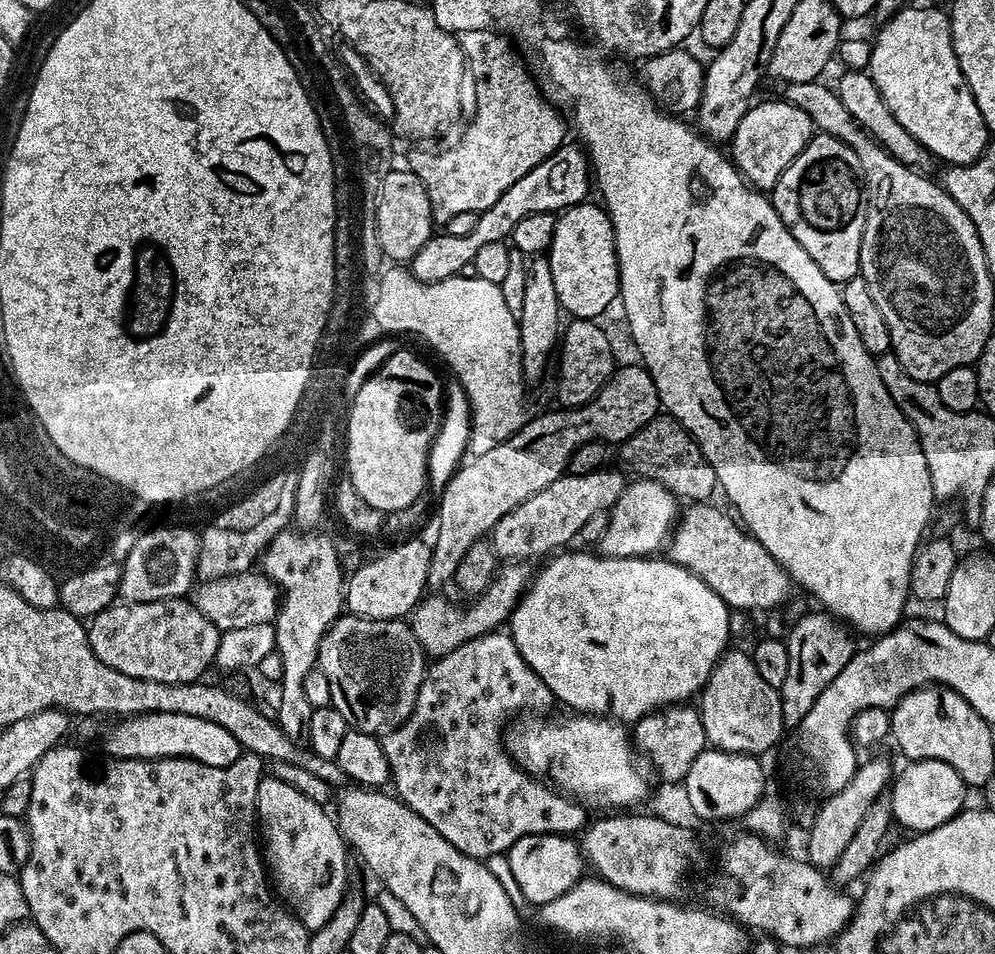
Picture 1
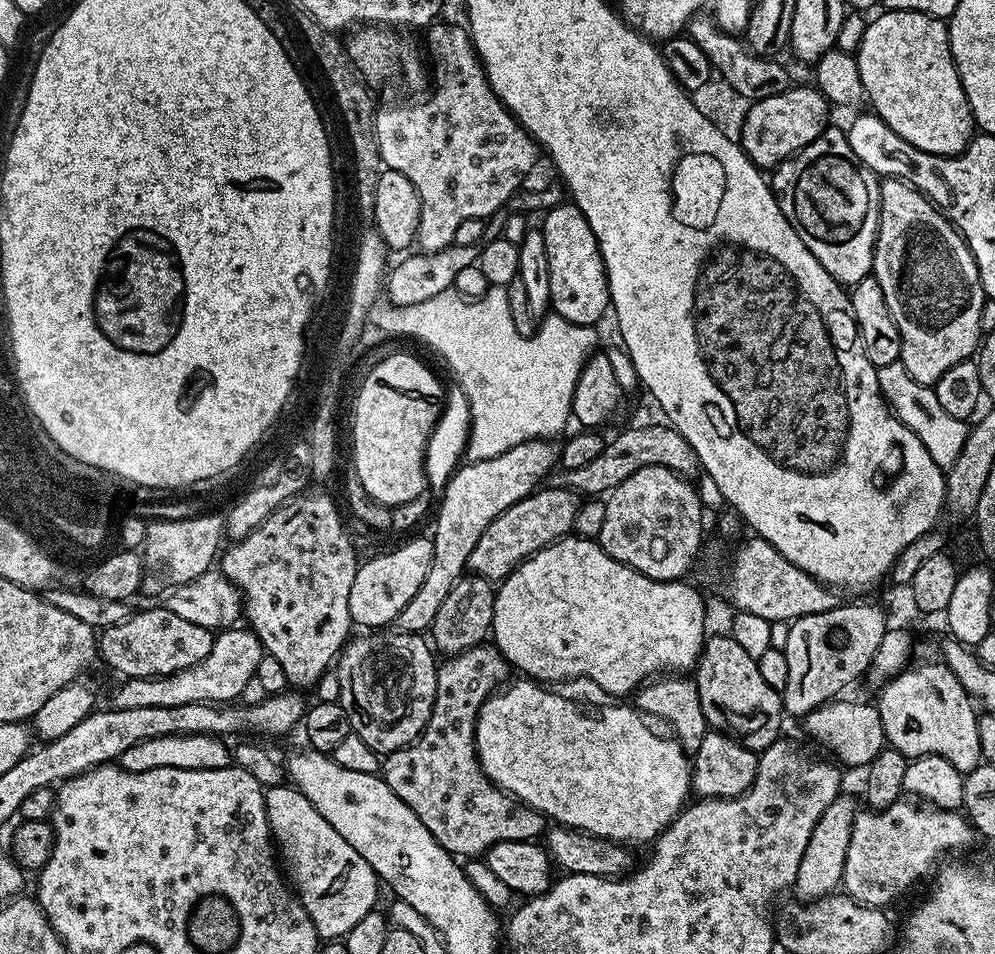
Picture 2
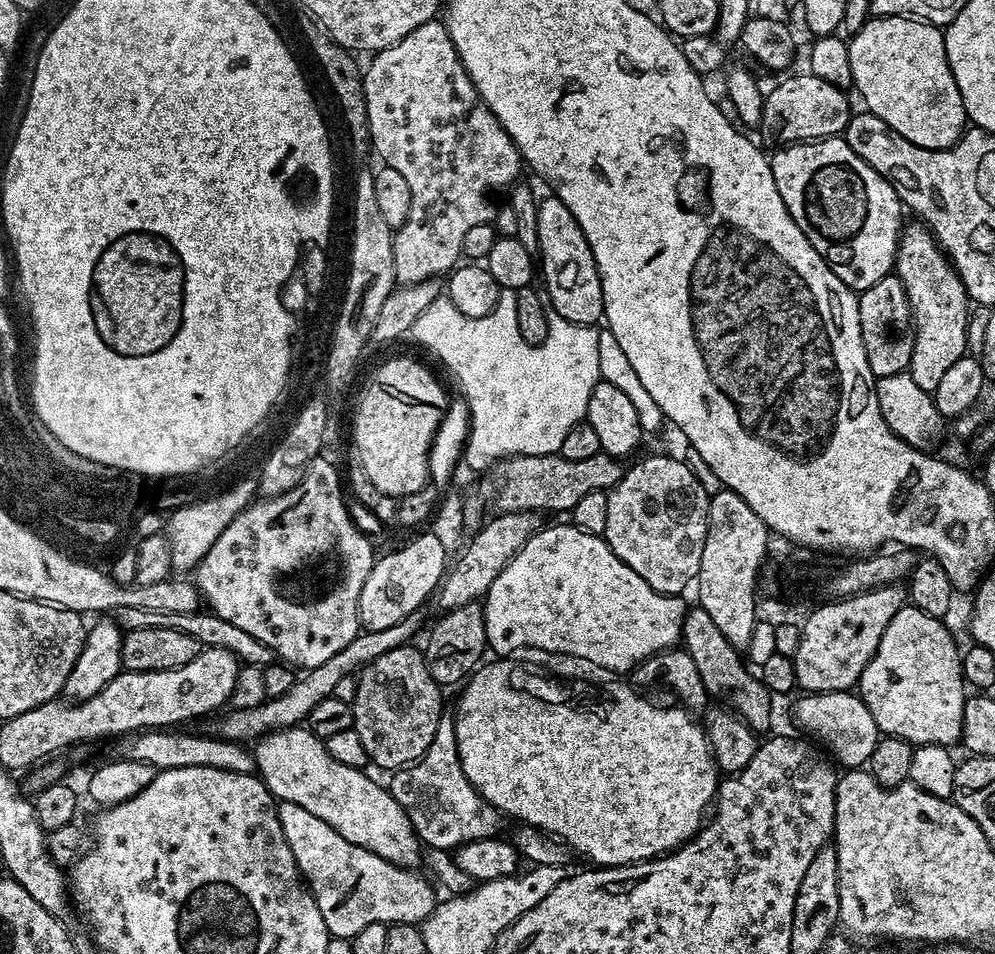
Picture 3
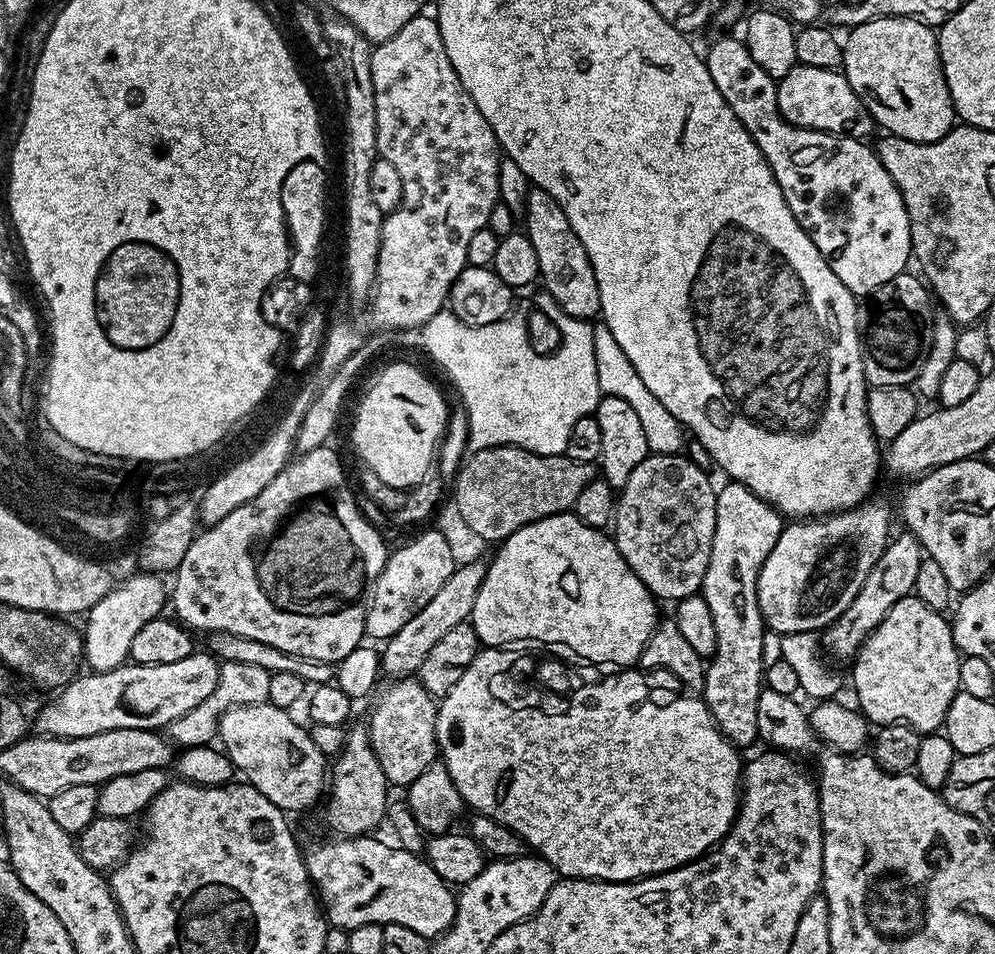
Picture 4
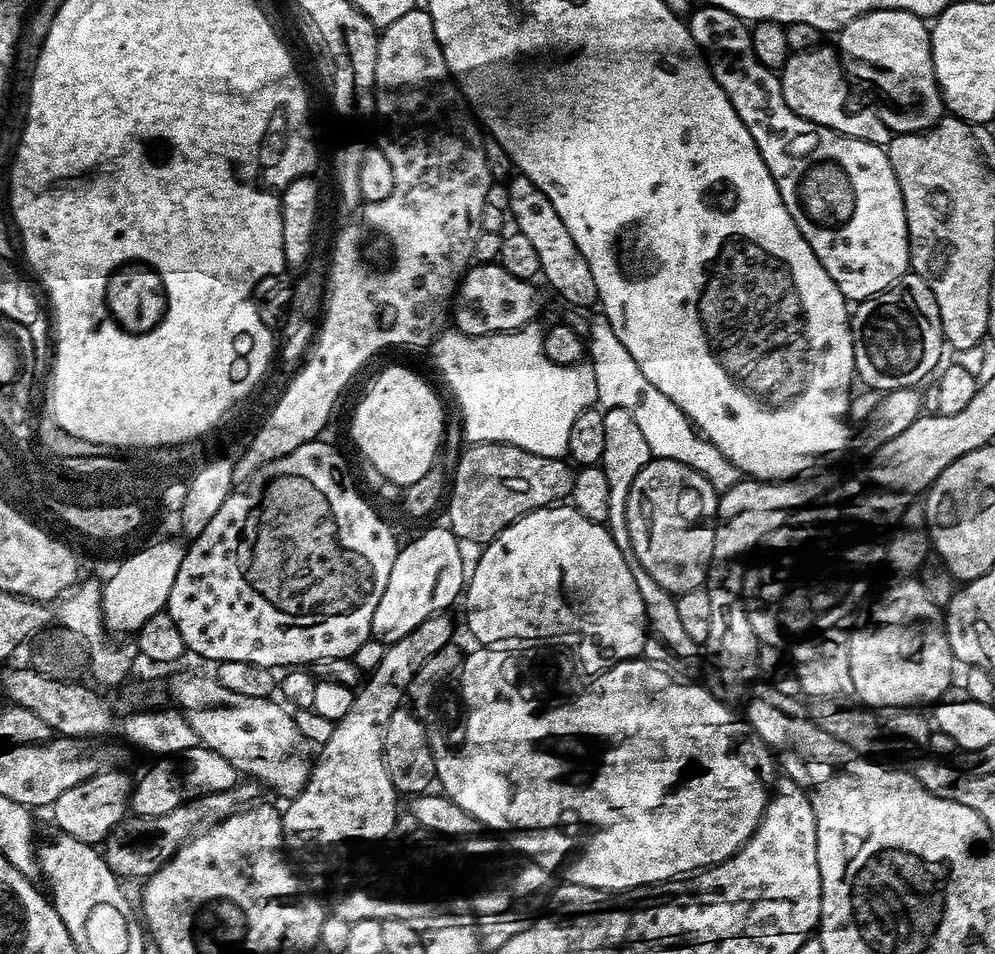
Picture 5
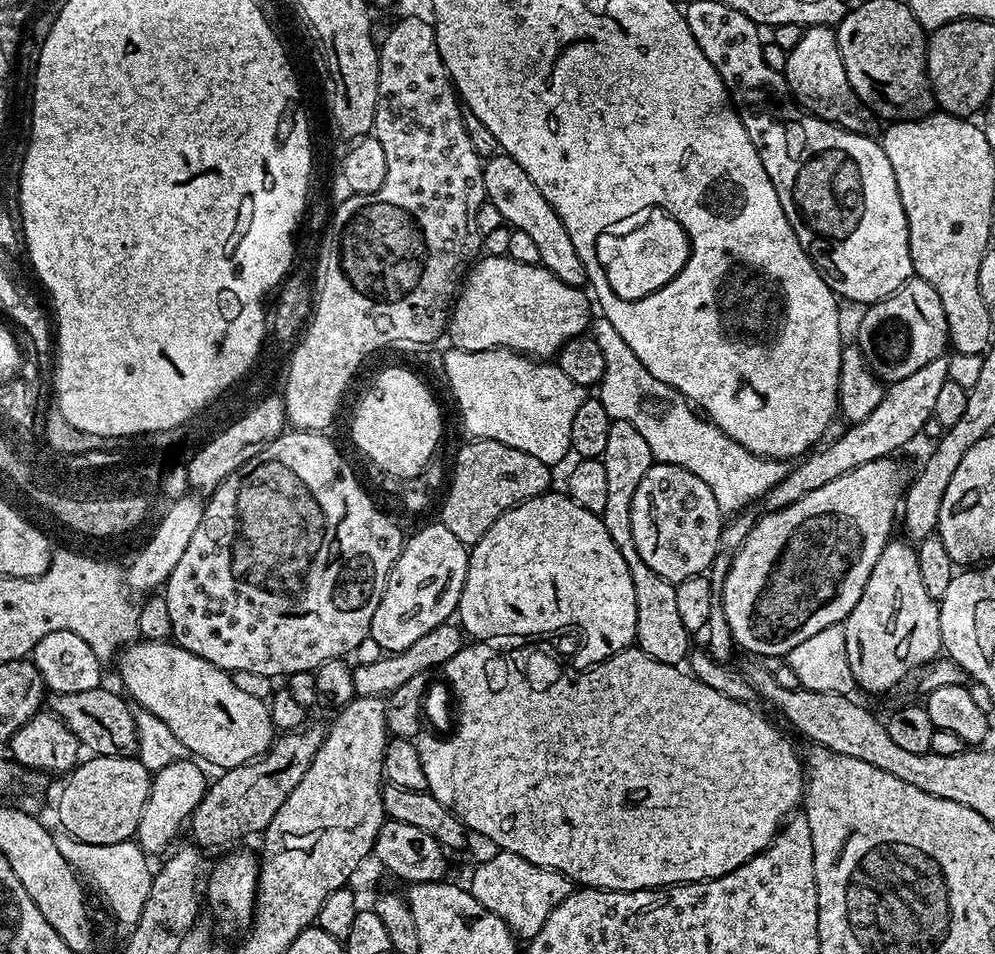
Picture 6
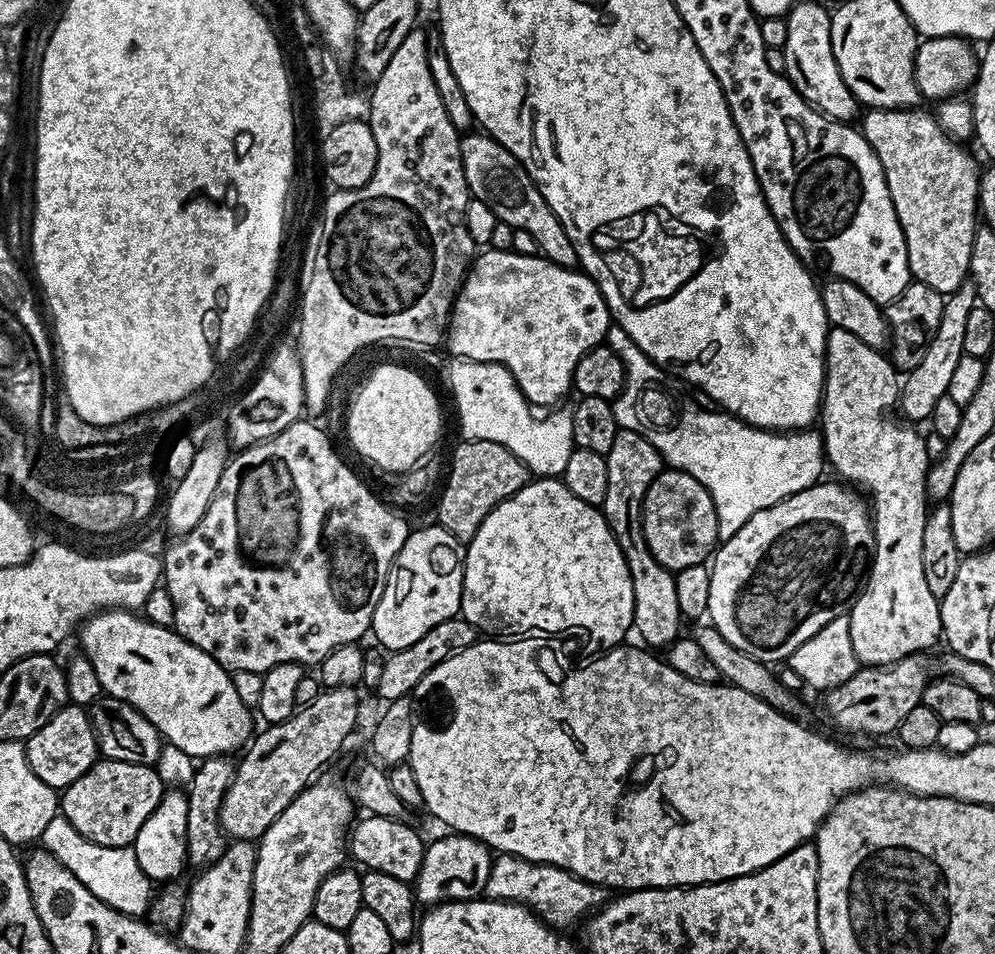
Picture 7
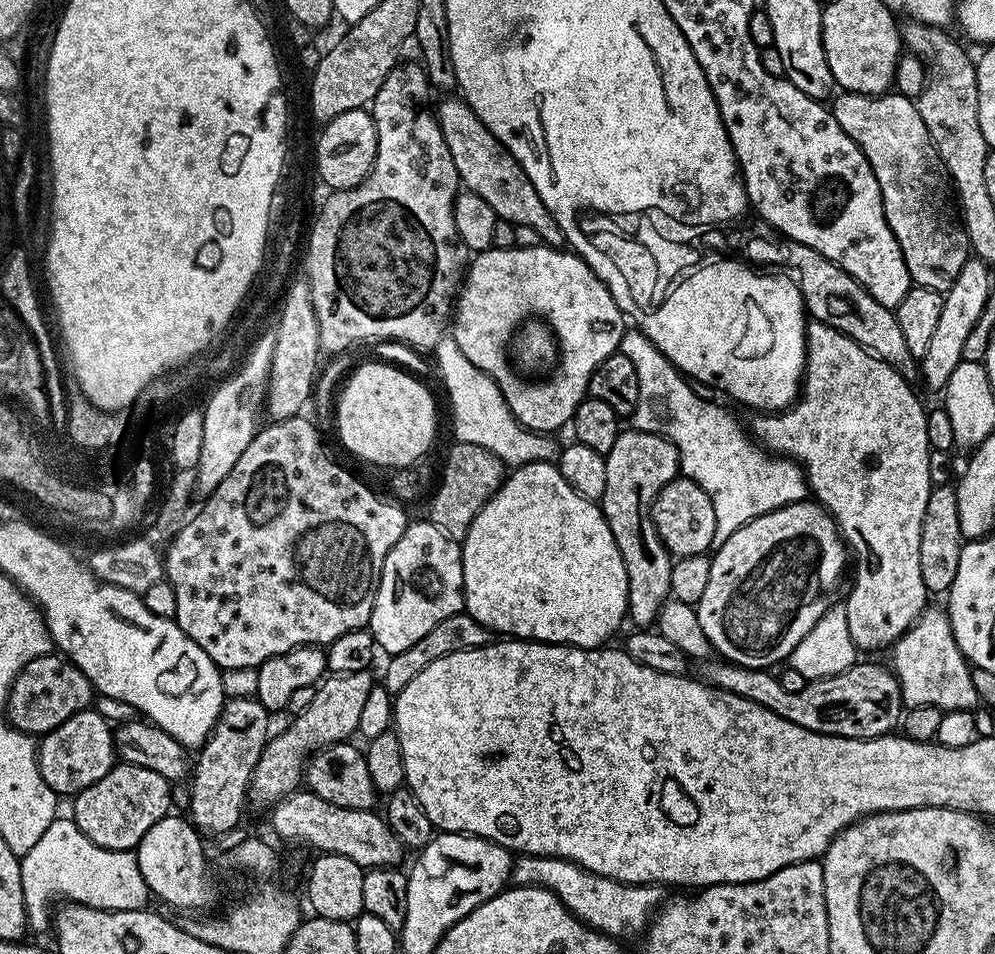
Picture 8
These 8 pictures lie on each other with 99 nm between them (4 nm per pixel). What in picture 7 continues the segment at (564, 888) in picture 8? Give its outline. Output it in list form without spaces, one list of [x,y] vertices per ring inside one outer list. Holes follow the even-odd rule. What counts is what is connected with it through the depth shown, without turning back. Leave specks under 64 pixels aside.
[[[507,854],[497,855],[493,859],[490,878],[486,878],[484,896],[489,900],[509,900],[511,904],[524,904],[548,927],[557,930],[568,930],[564,928],[578,923],[580,919],[583,921],[591,917],[606,900],[606,892],[601,885],[586,882],[573,872],[553,864],[533,864],[531,860]]]

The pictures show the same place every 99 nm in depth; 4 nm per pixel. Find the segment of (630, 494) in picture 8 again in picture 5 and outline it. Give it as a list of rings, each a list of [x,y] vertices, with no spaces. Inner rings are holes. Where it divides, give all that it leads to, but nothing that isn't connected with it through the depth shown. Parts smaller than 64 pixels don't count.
[[[609,408],[604,412],[604,421],[606,422],[606,450],[602,450],[599,467],[603,468],[606,483],[610,485],[610,514],[606,527],[616,545],[622,550],[630,566],[630,574],[634,574],[638,582],[638,594],[642,594],[642,606],[646,610],[648,619],[648,637],[644,643],[643,659],[650,660],[653,664],[663,666],[676,674],[692,672],[695,668],[697,671],[702,664],[702,648],[694,642],[694,638],[686,635],[678,615],[676,596],[662,590],[662,586],[658,586],[658,582],[654,582],[654,578],[646,574],[642,562],[638,562],[630,546],[630,530],[626,526],[626,498],[630,494],[630,486],[634,486],[634,478],[638,478],[638,470],[642,470],[642,466],[646,466],[654,459],[652,451],[650,446],[646,446],[646,437],[642,434],[638,422],[634,422],[634,417],[627,410]]]

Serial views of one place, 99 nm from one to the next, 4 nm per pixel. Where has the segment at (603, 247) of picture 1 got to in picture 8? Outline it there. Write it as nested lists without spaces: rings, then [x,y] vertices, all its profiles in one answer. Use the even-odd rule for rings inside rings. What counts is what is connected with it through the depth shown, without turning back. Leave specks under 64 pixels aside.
[[[462,98],[444,100],[435,105],[436,120],[442,130],[442,138],[446,138],[446,146],[450,146],[450,158],[454,158],[454,166],[460,175],[461,185],[467,191],[478,194],[494,210],[501,220],[509,220],[516,226],[531,226],[541,241],[549,246],[560,246],[565,243],[564,231],[558,226],[554,214],[546,210],[546,202],[538,198],[538,190],[534,190],[534,182],[526,178],[526,170],[516,161],[514,153],[506,150],[494,134],[474,114],[474,110]]]

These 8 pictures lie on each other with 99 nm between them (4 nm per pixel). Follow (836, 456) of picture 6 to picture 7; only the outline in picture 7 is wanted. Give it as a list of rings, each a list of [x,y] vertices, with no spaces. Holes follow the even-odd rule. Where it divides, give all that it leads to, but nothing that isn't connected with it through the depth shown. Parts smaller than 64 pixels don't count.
[[[962,283],[958,286],[958,290],[947,293],[942,310],[942,322],[938,322],[938,330],[934,330],[934,338],[926,350],[926,358],[922,358],[918,366],[911,368],[902,380],[898,408],[904,411],[905,421],[927,421],[938,403],[938,398],[948,395],[950,378],[958,362],[964,357],[962,337],[966,334],[966,318],[970,318],[970,314],[977,311],[977,308],[976,291],[972,283]]]

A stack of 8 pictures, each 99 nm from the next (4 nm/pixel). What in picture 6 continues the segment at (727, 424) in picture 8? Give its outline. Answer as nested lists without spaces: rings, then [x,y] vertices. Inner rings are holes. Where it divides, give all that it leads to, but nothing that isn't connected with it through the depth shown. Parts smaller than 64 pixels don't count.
[[[602,314],[597,315],[597,320],[595,317],[591,321],[590,334],[596,339],[603,357],[606,358],[606,374],[598,385],[598,399],[602,406],[606,406],[606,414],[610,414],[612,420],[630,422],[630,426],[634,426],[634,430],[638,430],[638,434],[646,438],[646,446],[650,446],[653,461],[682,466],[682,470],[690,470],[690,474],[702,478],[702,482],[710,486],[710,494],[714,494],[721,513],[743,513],[747,509],[744,507],[751,500],[756,500],[759,496],[760,499],[767,497],[770,489],[778,486],[778,482],[782,482],[788,475],[790,468],[785,461],[770,460],[767,456],[756,456],[746,450],[741,444],[731,440],[717,424],[698,414],[697,409],[678,390],[674,390],[666,382],[656,380],[654,374],[650,374],[646,366],[642,366],[638,354],[634,354],[634,350],[626,346],[622,334],[618,334],[618,330],[614,330],[614,326]]]

